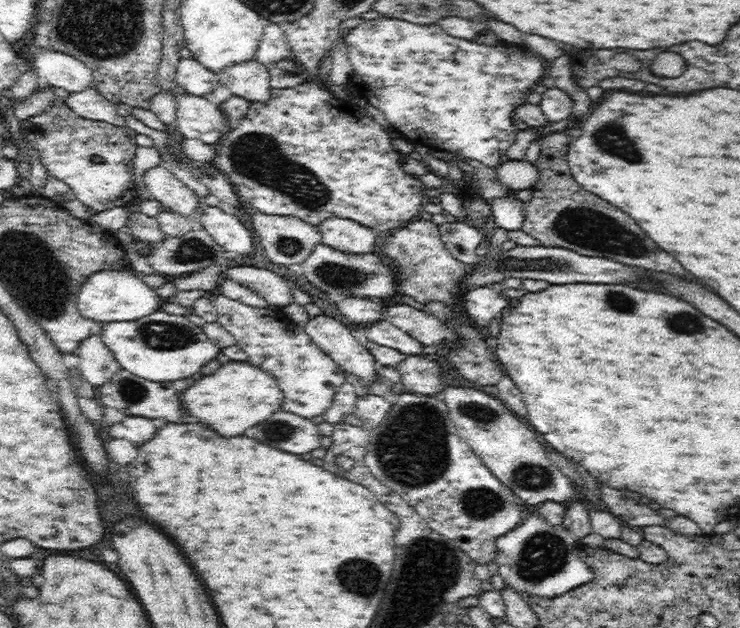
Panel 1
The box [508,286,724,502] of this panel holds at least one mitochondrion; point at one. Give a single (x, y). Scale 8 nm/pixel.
(530, 476)

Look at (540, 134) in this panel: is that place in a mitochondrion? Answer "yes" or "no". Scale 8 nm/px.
no

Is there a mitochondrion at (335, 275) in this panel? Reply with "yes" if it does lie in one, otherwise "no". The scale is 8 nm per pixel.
yes

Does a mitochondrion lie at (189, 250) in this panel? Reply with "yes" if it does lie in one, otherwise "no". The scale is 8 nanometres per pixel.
yes

